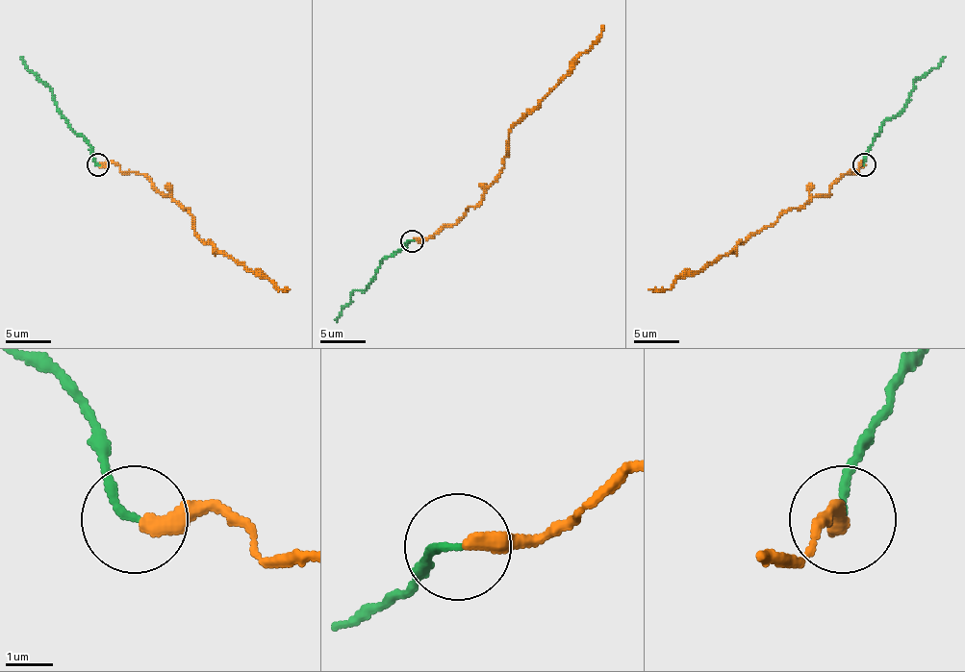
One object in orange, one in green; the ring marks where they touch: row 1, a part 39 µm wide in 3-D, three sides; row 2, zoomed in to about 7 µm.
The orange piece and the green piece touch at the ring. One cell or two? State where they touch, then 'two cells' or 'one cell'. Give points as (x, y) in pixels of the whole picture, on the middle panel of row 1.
(412, 240) | one cell

